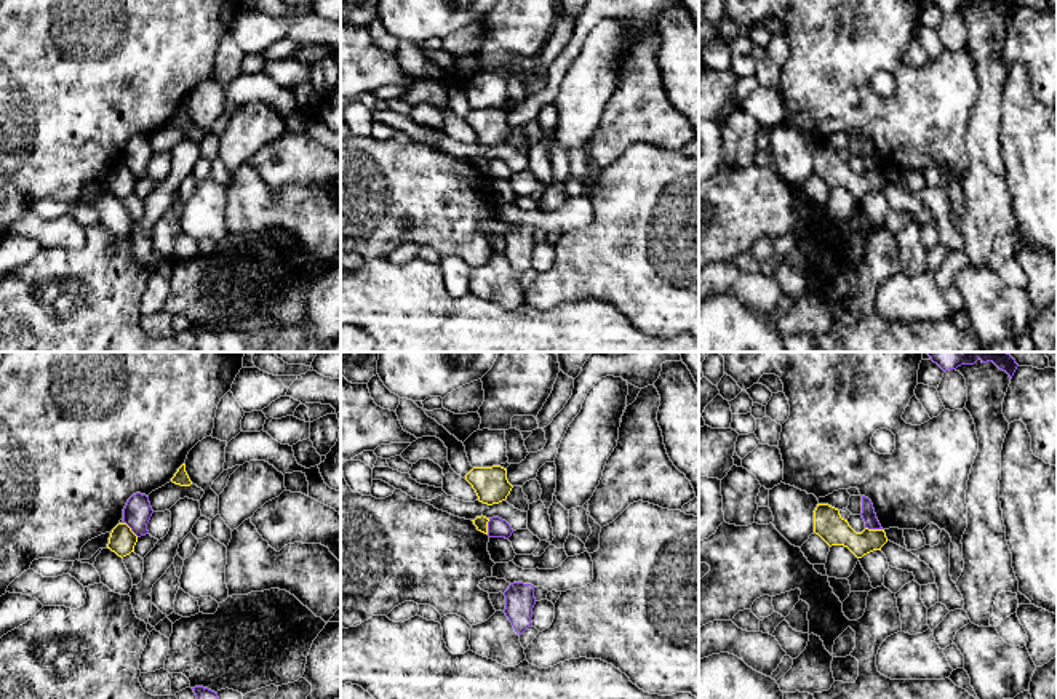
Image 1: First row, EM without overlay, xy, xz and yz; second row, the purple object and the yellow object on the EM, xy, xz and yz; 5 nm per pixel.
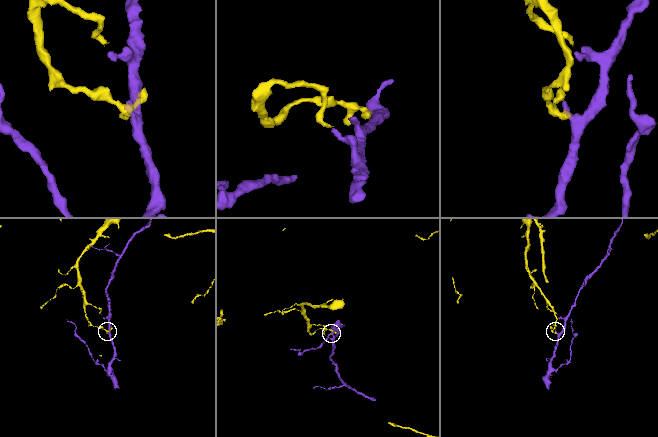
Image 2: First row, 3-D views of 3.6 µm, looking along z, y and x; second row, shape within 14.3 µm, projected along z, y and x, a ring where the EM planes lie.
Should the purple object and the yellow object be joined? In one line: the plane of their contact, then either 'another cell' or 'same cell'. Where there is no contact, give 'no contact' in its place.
yz | another cell

